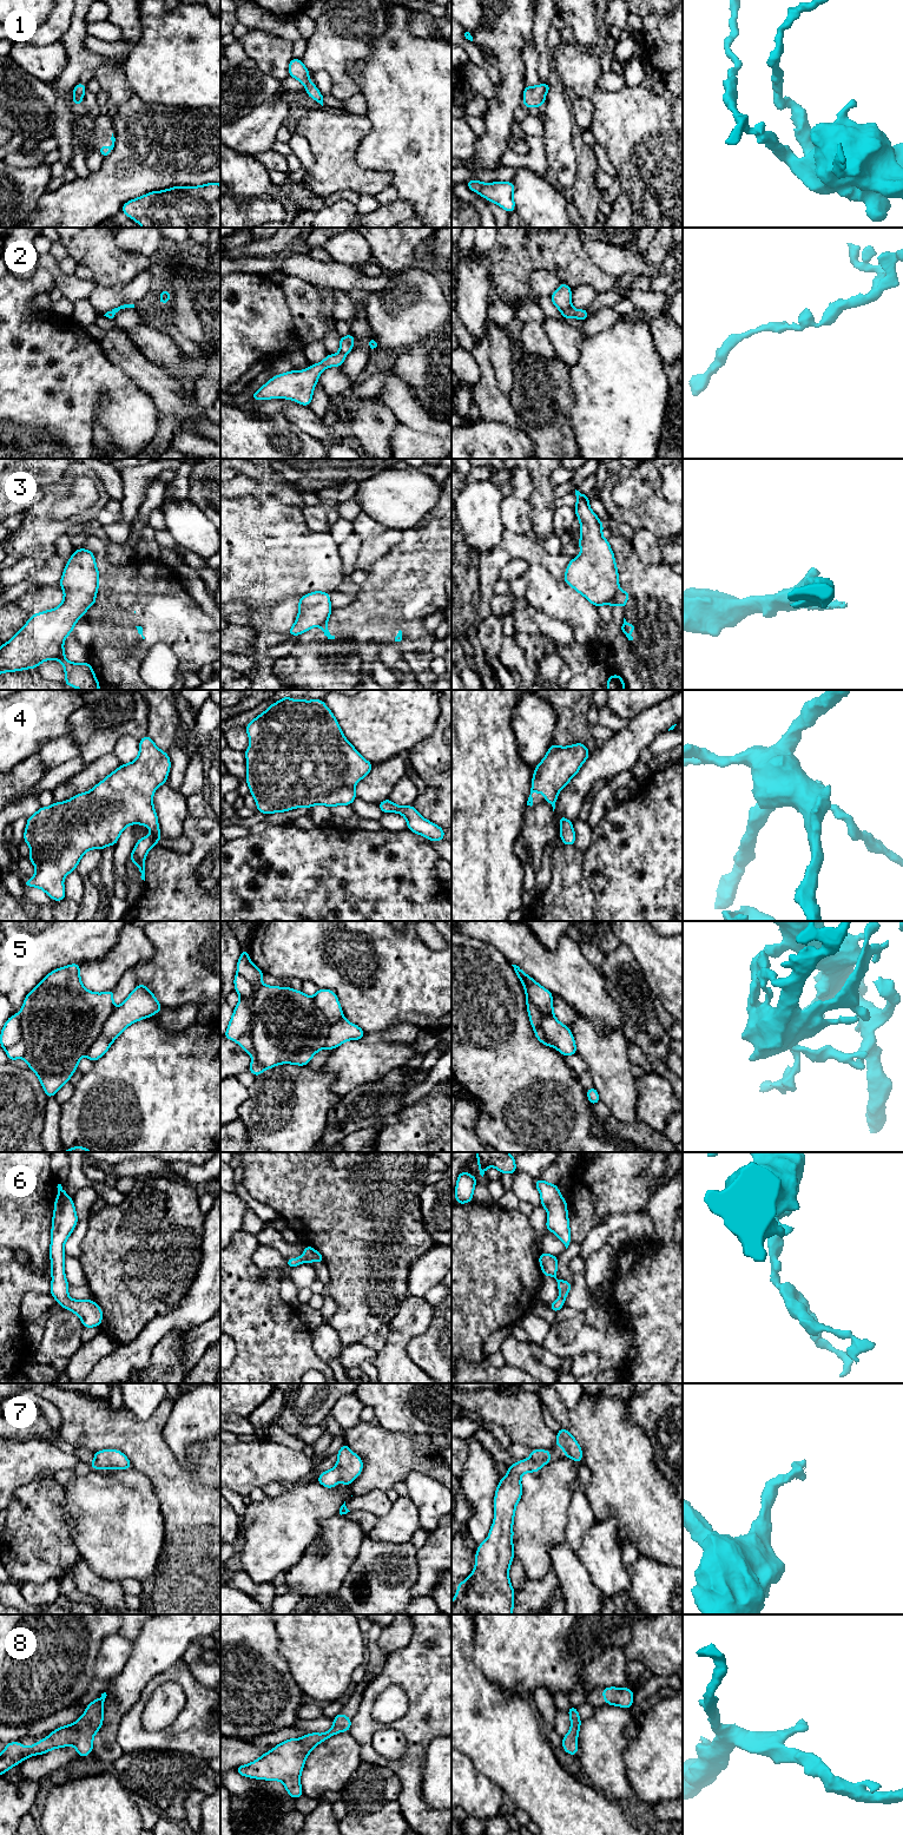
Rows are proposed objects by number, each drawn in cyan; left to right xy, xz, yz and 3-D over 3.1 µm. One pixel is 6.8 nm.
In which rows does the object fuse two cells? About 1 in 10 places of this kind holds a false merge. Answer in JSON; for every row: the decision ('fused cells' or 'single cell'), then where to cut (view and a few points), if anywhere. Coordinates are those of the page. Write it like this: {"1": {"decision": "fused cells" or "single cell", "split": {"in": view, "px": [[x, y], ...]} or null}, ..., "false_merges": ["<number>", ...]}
{"1": {"decision": "single cell", "split": null}, "2": {"decision": "single cell", "split": null}, "3": {"decision": "fused cells", "split": {"in": "yz", "px": [[618, 591], [613, 604]]}}, "4": {"decision": "single cell", "split": null}, "5": {"decision": "single cell", "split": null}, "6": {"decision": "single cell", "split": null}, "7": {"decision": "single cell", "split": null}, "8": {"decision": "single cell", "split": null}, "false_merges": ["3"]}

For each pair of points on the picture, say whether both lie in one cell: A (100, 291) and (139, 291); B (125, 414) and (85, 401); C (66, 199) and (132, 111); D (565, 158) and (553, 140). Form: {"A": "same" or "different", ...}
{"A": "same", "B": "same", "C": "same", "D": "same"}

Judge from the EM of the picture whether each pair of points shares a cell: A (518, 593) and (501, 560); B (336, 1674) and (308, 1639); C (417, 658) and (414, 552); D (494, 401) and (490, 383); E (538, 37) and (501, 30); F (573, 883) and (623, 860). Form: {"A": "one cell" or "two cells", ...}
{"A": "two cells", "B": "one cell", "C": "one cell", "D": "one cell", "E": "two cells", "F": "two cells"}

